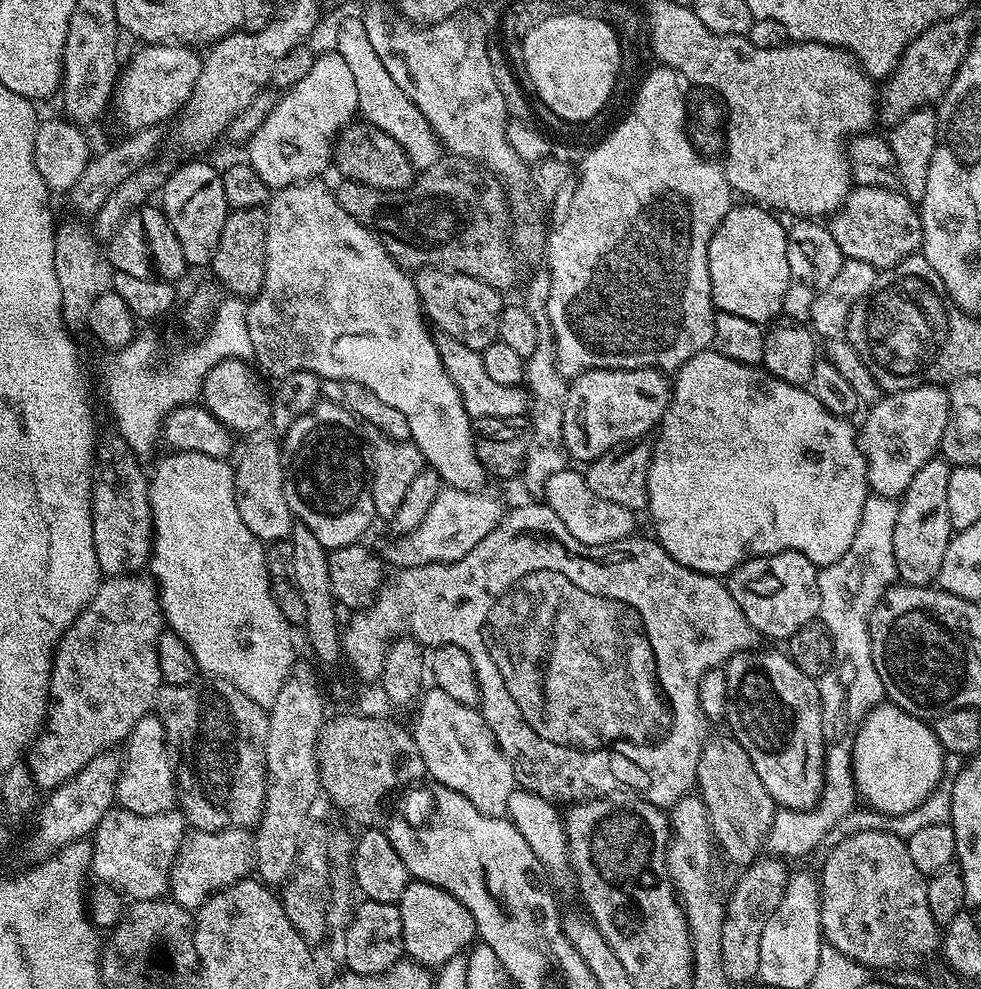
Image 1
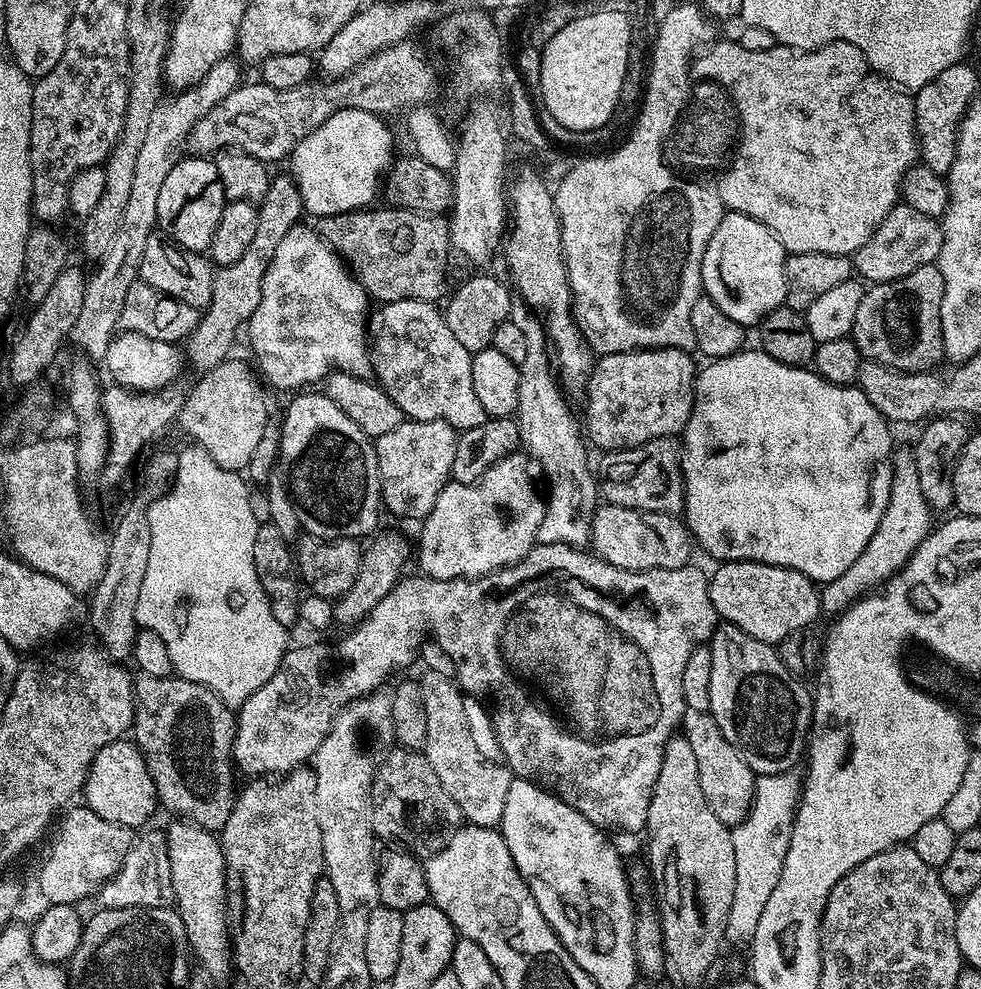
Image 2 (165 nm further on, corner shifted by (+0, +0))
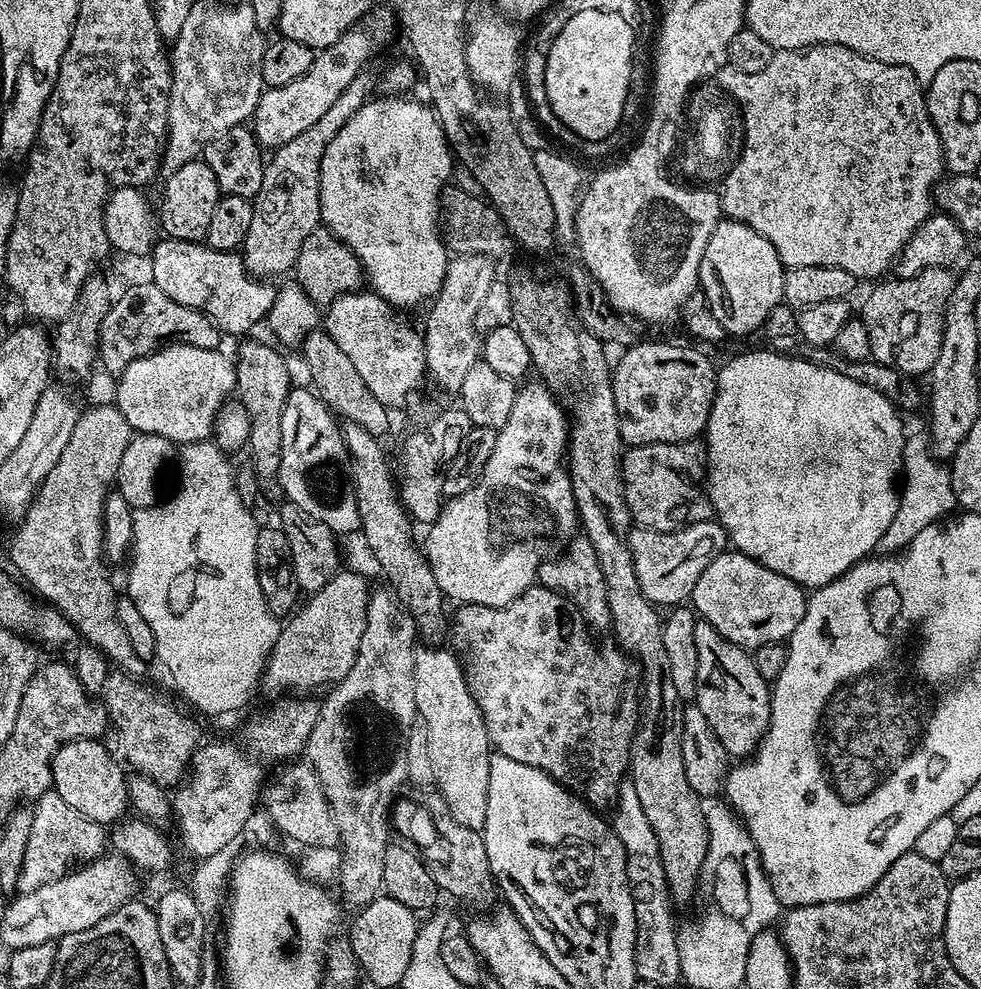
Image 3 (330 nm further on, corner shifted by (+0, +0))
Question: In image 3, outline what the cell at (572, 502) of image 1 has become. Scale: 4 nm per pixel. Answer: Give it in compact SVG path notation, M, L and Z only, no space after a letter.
M715 519L694 522L673 532L655 532L636 526L627 537L638 586L644 597L657 606L683 605L691 597L698 578L702 578L702 570L729 547L728 535Z

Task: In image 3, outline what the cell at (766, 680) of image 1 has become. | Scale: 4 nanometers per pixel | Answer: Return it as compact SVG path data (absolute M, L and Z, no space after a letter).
M697 619L694 646L698 646L698 686L695 704L702 710L702 714L706 714L706 722L710 722L718 742L722 742L729 757L751 757L759 748L760 739L767 732L768 722L772 717L772 689L769 681L764 680L762 674L758 674L758 666L749 649L739 648L734 642L722 638L722 634L718 634L718 630L714 630L714 626L710 626L705 620Z

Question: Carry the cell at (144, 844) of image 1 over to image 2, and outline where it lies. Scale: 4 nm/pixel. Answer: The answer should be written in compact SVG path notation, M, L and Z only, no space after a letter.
M86 806L79 807L65 818L52 850L40 868L40 892L45 896L48 904L76 904L87 896L95 897L101 886L114 878L114 874L122 866L126 854L134 843L133 829L106 822L106 818L98 818L94 810Z

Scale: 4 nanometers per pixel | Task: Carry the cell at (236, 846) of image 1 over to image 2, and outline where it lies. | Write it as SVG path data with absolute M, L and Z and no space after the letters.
M145 831L144 837L137 839L126 854L122 866L112 880L101 886L98 893L100 908L171 908L176 895L174 882L170 876L168 842L163 831Z

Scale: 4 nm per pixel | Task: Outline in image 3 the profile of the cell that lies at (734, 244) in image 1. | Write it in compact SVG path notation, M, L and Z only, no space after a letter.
M721 219L706 242L700 263L699 291L706 294L714 318L722 322L725 333L744 336L747 332L763 329L766 318L774 306L784 299L785 267L774 246L750 226L737 220Z

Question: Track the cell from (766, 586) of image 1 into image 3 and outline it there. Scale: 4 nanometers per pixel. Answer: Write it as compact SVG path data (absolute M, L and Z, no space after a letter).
M725 550L702 570L702 578L694 586L690 597L690 604L698 613L699 619L705 620L722 638L734 642L739 648L754 650L758 646L766 646L766 642L784 642L791 636L793 630L802 622L804 611L808 605L808 596L805 589L790 578L770 570L735 550Z

